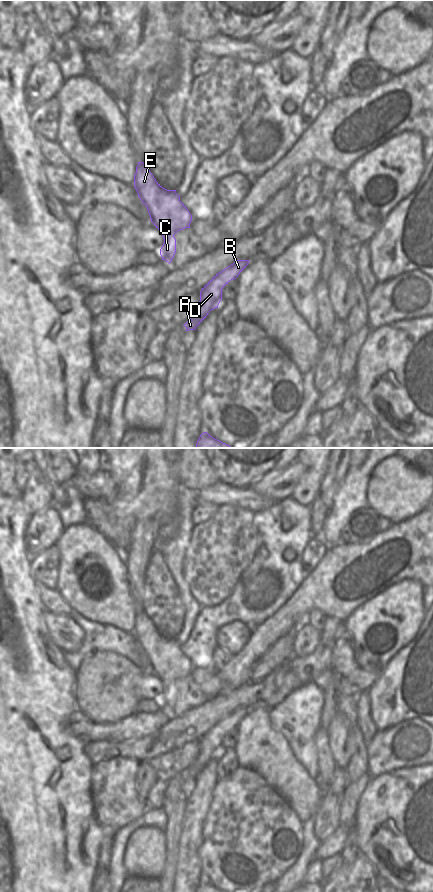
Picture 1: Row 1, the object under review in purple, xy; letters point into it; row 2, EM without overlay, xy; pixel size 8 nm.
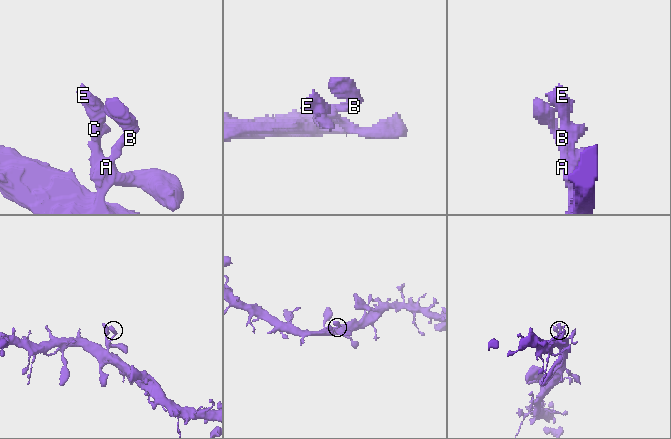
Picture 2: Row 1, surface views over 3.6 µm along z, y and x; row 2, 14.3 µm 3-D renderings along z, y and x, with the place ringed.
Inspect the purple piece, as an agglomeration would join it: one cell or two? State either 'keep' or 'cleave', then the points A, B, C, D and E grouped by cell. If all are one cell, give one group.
keep; groups A B C D E

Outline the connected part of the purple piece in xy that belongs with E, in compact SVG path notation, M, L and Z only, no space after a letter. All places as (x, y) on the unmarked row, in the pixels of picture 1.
M138 610L136 615L134 635L146 653L151 670L162 681L164 691L160 703L170 712L176 701L174 683L179 678L190 676L192 663L180 649L176 638L163 636L143 610Z

